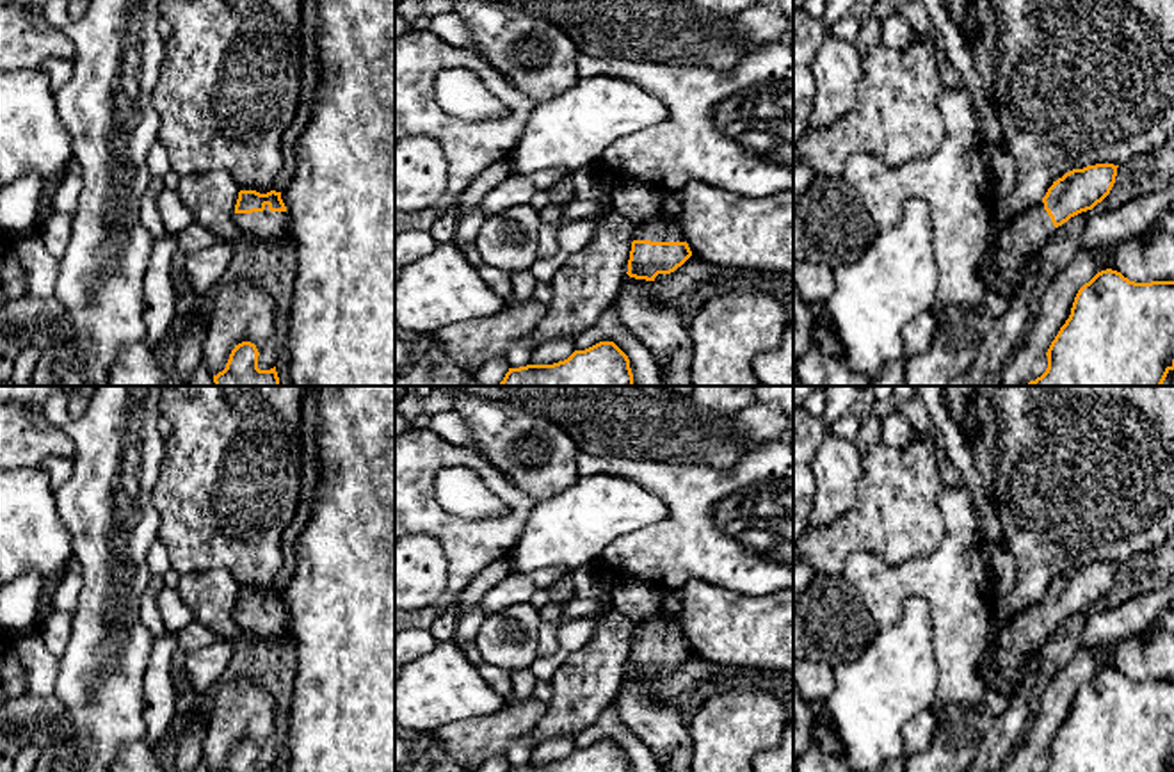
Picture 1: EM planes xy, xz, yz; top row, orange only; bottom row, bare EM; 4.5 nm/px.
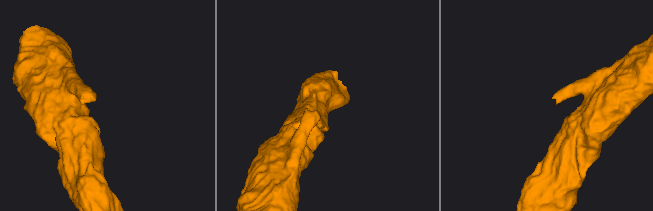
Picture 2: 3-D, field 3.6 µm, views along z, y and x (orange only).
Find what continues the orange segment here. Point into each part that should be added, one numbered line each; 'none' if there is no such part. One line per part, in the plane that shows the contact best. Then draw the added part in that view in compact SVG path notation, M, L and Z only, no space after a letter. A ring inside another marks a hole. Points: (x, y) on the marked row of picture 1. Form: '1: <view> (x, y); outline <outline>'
1: xy (267, 226); outline M265 205L263 212L235 213L237 224L245 235L256 240L272 242L290 231L290 217L286 212L270 212Z

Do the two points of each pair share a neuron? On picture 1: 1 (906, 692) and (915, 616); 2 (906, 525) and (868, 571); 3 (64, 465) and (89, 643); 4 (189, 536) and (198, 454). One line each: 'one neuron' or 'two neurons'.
1: one neuron
2: two neurons
3: two neurons
4: one neuron

